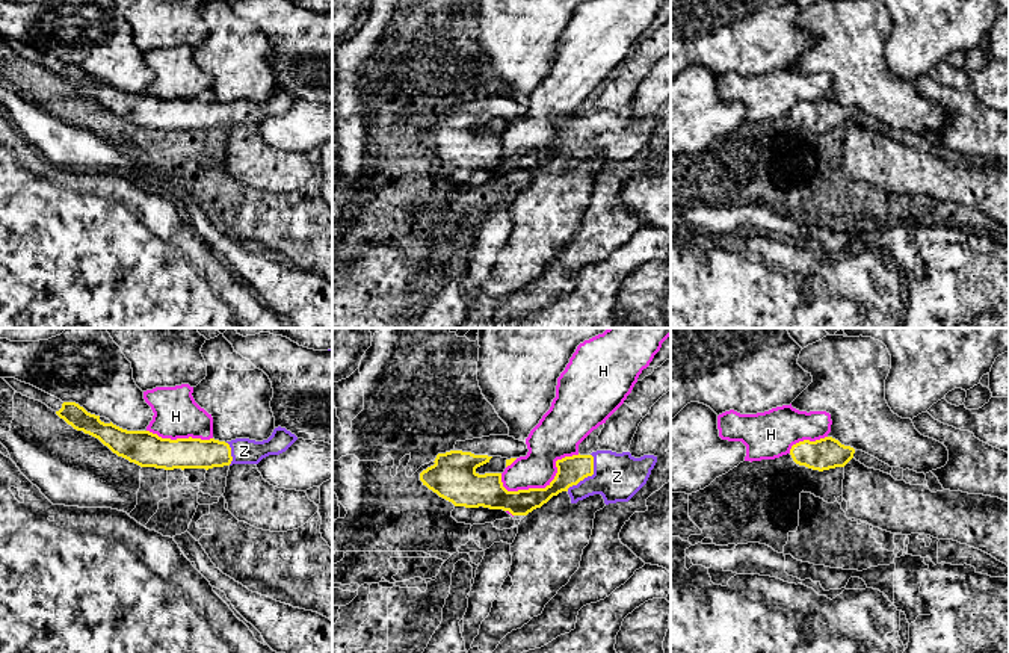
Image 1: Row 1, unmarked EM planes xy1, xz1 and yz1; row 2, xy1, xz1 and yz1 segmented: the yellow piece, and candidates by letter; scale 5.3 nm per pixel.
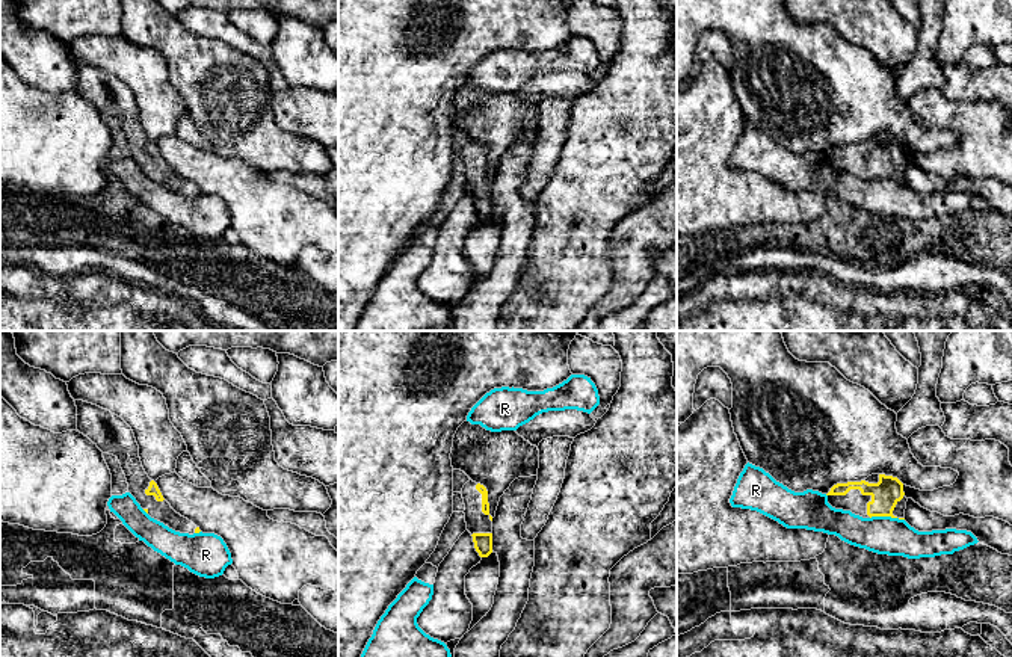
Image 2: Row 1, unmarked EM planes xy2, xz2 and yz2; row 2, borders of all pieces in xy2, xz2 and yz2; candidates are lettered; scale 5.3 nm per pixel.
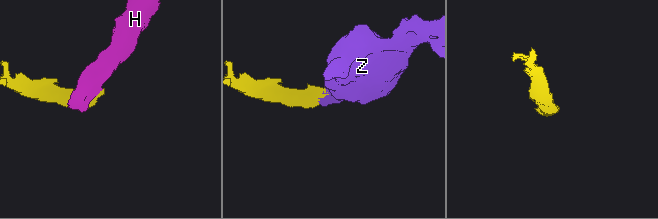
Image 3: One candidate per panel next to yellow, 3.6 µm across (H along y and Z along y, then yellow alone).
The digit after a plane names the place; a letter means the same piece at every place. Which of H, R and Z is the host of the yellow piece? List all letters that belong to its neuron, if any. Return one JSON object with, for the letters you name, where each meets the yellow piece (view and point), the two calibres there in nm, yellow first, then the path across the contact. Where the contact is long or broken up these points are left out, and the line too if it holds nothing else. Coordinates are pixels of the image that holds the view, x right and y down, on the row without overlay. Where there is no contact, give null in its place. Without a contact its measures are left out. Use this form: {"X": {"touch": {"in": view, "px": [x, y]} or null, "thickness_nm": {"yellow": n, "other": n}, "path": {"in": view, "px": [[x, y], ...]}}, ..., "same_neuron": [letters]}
{"Z": {"touch": {"in": "xz1", "px": [589, 136]}, "thickness_nm": {"yellow": 150, "other": 260}, "path": {"in": "xz1", "px": [[571, 132], [577, 136], [589, 136], [617, 138]]}}, "same_neuron": ["Z"]}

